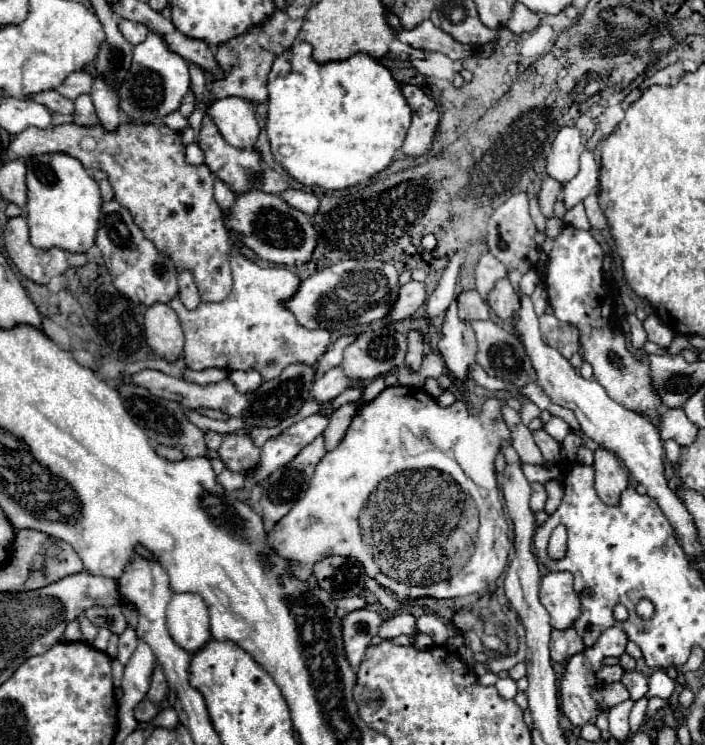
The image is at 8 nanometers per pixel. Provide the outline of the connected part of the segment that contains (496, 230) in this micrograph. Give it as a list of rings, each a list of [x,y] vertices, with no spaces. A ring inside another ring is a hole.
[[[514,193],[504,205],[500,205],[490,221],[488,221],[488,249],[490,253],[502,261],[508,269],[518,269],[520,273],[526,273],[530,267],[536,265],[538,261],[538,245],[534,243],[534,221],[528,213],[528,195],[526,193]]]

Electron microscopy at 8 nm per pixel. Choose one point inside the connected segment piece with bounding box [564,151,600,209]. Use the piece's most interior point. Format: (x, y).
(587, 181)

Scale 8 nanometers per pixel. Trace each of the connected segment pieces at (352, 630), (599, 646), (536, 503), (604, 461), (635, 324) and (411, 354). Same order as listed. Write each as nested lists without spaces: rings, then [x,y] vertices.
[[[358,609],[350,611],[342,619],[342,635],[344,635],[344,649],[350,665],[358,669],[364,651],[372,637],[378,635],[378,629],[382,625],[382,617],[378,611],[372,609]]]
[[[610,627],[602,631],[598,641],[592,647],[586,647],[584,651],[572,655],[566,663],[566,669],[560,679],[560,699],[562,699],[562,713],[568,717],[570,723],[582,727],[586,723],[596,723],[596,717],[602,709],[612,709],[618,703],[626,701],[630,697],[628,689],[622,683],[602,683],[596,673],[602,669],[602,661],[606,657],[620,657],[624,653],[624,647],[628,643],[628,637],[622,629]]]
[[[532,483],[532,497],[530,497],[530,507],[532,511],[544,511],[544,505],[546,505],[546,487],[544,483]]]
[[[596,449],[594,451],[594,471],[596,471],[596,491],[600,499],[608,505],[620,503],[620,495],[628,487],[628,473],[620,465],[618,457],[612,451]]]
[[[630,315],[630,325],[632,325],[632,331],[630,331],[630,341],[636,349],[642,349],[642,345],[646,343],[646,331],[644,331],[644,325],[642,321],[636,319],[636,315]]]
[[[412,329],[408,333],[408,353],[406,353],[406,367],[416,371],[424,359],[424,333]]]

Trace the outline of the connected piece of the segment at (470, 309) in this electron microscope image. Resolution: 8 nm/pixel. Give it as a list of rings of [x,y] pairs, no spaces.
[[[476,289],[462,291],[456,297],[456,303],[458,303],[460,319],[464,319],[464,321],[472,321],[472,319],[484,321],[484,319],[490,319],[490,309],[488,309],[486,301],[478,295]]]

